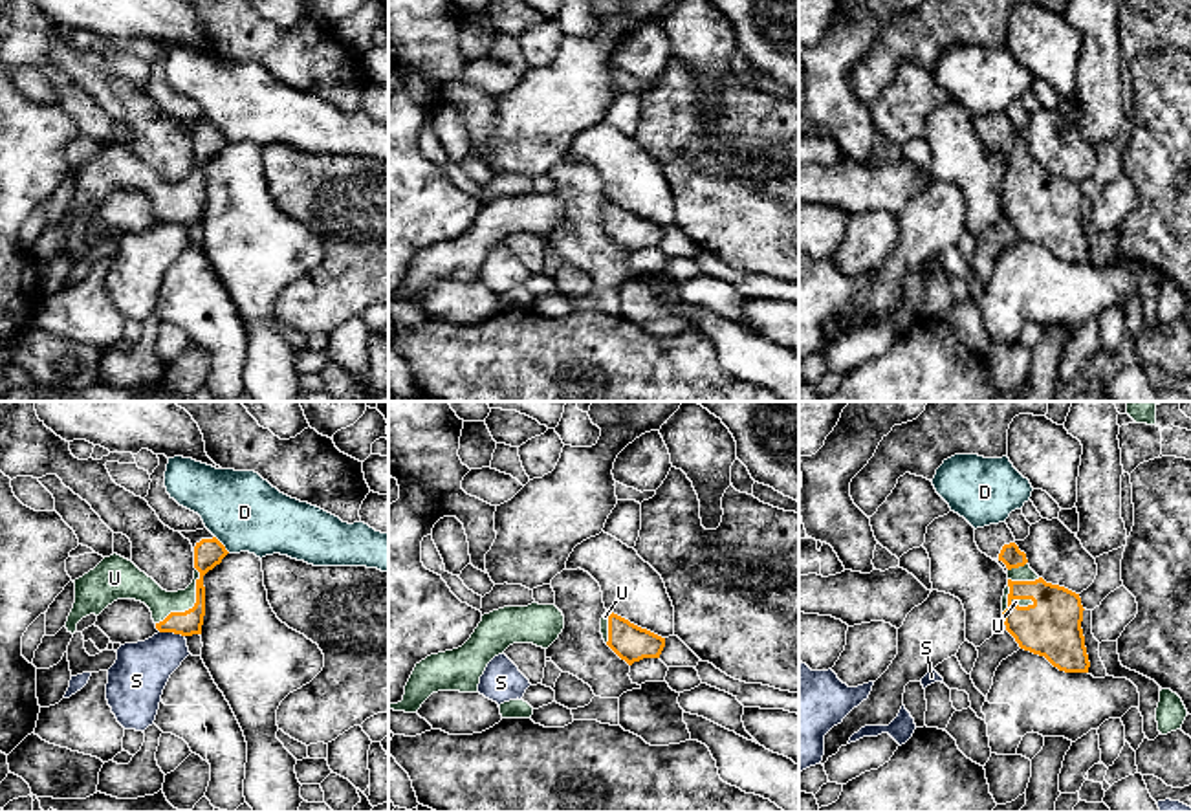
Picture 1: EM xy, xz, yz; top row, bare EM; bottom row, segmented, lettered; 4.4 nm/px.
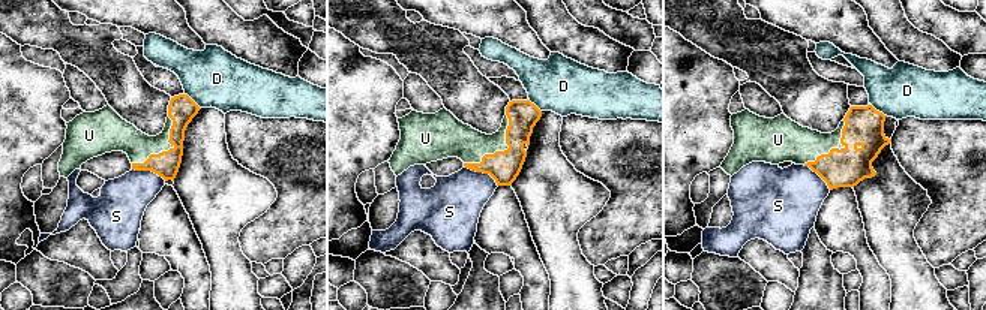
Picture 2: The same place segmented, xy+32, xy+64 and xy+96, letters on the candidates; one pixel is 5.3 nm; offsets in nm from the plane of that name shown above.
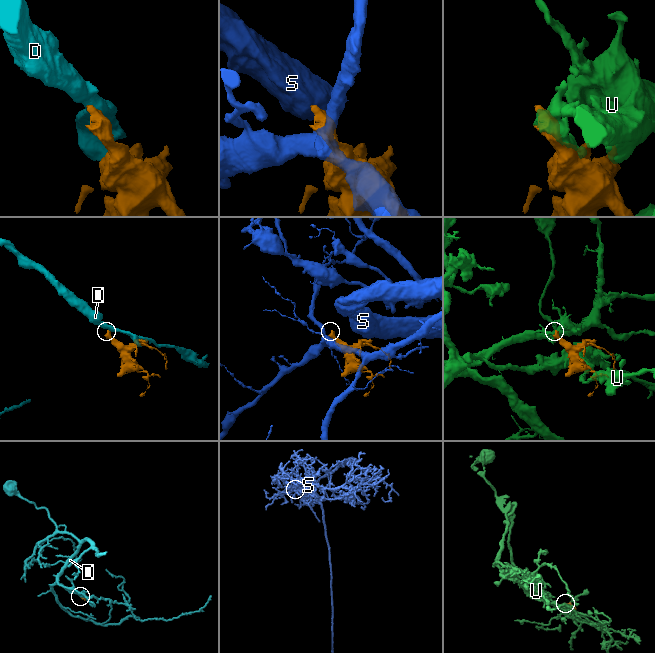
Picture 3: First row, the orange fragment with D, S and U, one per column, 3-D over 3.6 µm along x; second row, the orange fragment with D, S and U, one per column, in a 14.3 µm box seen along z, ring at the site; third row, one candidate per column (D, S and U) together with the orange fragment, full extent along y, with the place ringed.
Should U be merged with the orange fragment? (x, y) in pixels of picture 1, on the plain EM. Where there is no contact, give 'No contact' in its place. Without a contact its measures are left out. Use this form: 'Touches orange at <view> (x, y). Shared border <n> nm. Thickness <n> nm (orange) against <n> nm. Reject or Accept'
Touches orange at xy (195, 195). Shared border 300 nm. Thickness 130 nm (orange) against 120 nm. Accept

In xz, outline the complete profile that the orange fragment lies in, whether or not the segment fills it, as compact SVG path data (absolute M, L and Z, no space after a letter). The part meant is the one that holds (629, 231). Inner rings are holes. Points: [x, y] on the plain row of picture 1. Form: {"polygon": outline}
{"polygon": "M608 200L601 207L601 224L605 233L628 255L643 247L660 247L665 236L665 227Z"}

